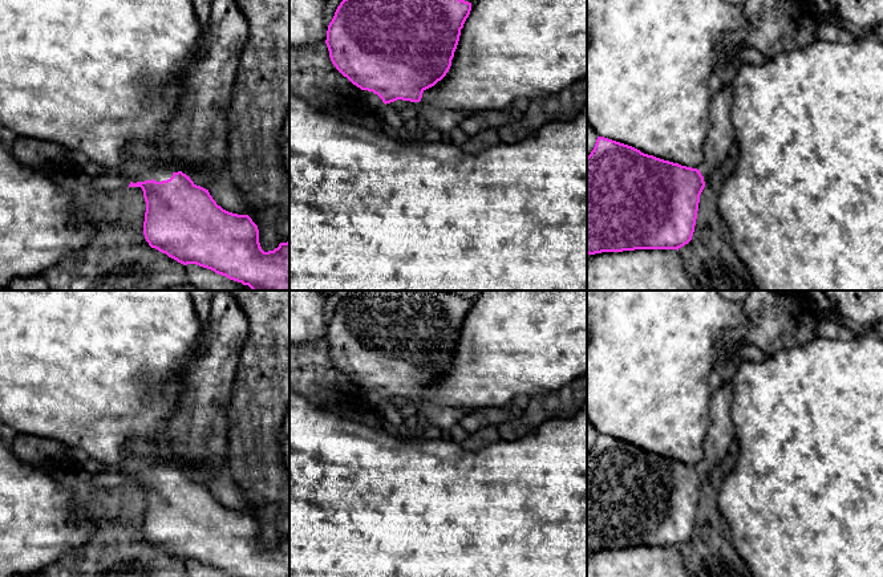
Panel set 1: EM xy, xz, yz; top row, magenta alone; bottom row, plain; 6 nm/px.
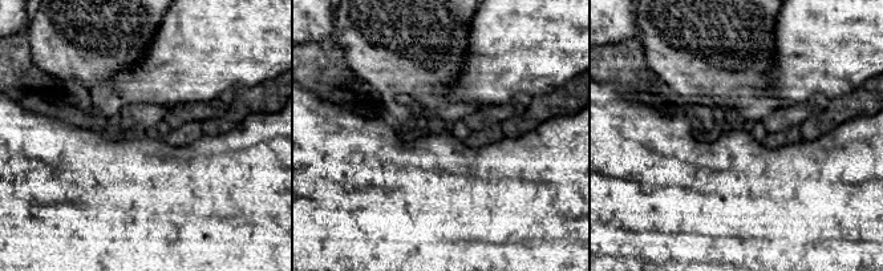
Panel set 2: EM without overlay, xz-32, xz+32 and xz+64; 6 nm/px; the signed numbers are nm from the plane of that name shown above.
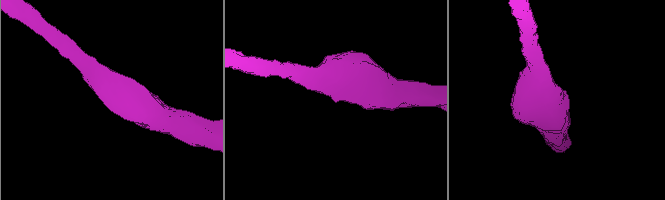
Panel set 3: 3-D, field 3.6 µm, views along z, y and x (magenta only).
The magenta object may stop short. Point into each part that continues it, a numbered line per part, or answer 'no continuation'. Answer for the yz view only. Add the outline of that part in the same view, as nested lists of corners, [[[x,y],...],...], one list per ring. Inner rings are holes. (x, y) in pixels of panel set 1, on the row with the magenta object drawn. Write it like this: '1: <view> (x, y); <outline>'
1: yz (721, 135); [[[730,85],[722,86],[710,101],[710,127],[704,143],[704,160],[700,172],[705,178],[720,170],[734,143],[734,127],[730,121],[733,93]]]

